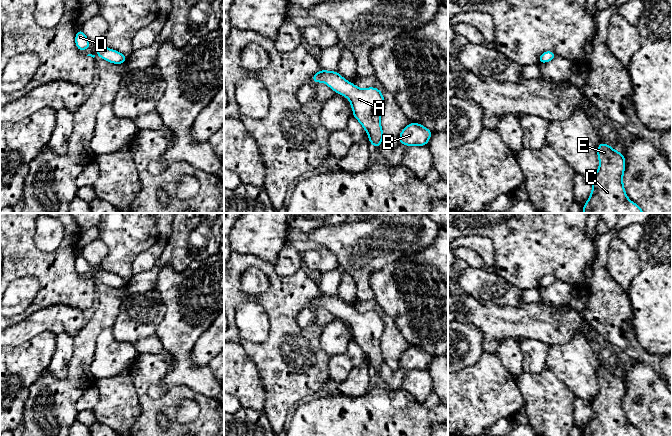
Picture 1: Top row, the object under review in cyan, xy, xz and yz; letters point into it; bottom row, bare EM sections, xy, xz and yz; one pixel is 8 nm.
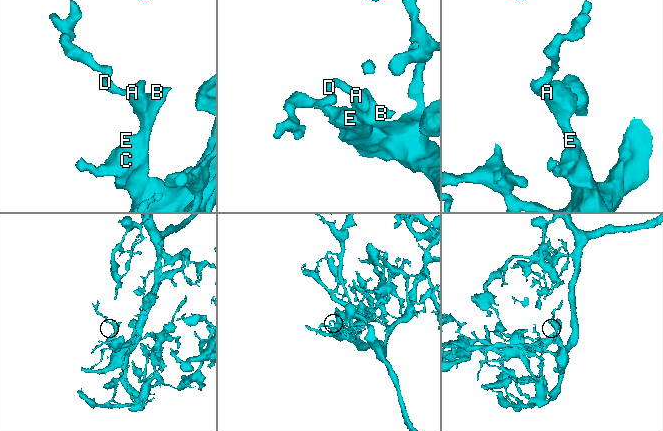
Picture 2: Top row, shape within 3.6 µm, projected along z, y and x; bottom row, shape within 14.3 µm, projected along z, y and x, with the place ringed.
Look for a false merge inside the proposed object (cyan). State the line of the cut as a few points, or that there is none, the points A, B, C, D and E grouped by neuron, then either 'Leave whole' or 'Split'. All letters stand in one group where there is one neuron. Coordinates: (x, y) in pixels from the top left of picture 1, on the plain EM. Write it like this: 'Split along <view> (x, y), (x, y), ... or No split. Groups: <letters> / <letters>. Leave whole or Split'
No split. Groups: A B C D E. Leave whole

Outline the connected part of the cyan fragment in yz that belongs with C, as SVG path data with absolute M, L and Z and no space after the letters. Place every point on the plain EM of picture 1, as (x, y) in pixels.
M601 366L597 371L598 395L591 401L592 416L583 429L583 436L643 436L627 422L623 410L625 381Z

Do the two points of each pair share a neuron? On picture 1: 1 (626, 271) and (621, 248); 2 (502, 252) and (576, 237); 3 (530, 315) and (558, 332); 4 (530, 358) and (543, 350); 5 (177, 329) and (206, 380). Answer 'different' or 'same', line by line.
1: same
2: same
3: same
4: same
5: same

